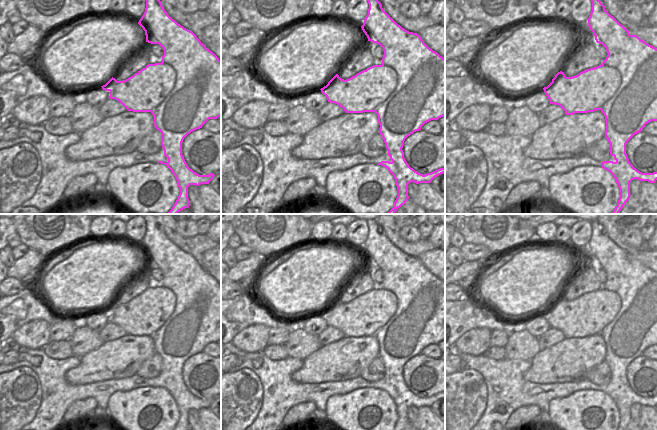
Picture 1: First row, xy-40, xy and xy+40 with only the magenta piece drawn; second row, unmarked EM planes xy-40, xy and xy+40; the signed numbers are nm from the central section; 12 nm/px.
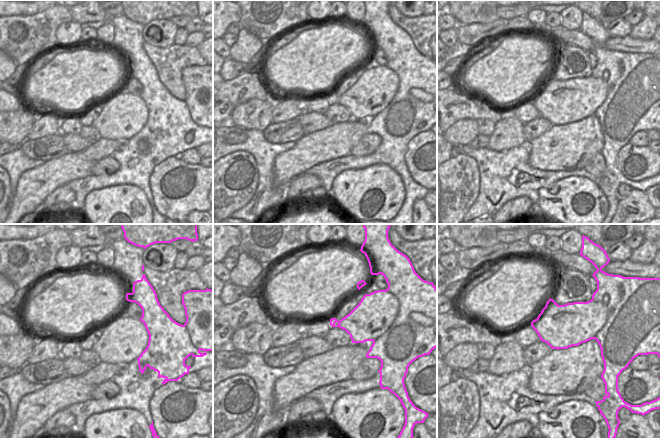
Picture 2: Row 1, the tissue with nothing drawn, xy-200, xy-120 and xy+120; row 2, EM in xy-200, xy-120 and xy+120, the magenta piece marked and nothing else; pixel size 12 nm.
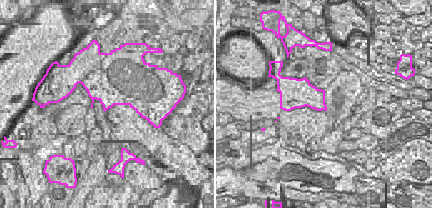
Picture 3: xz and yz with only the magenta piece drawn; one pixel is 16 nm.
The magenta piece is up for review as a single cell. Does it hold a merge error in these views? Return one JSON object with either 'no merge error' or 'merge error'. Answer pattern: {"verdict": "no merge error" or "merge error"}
{"verdict": "merge error"}

